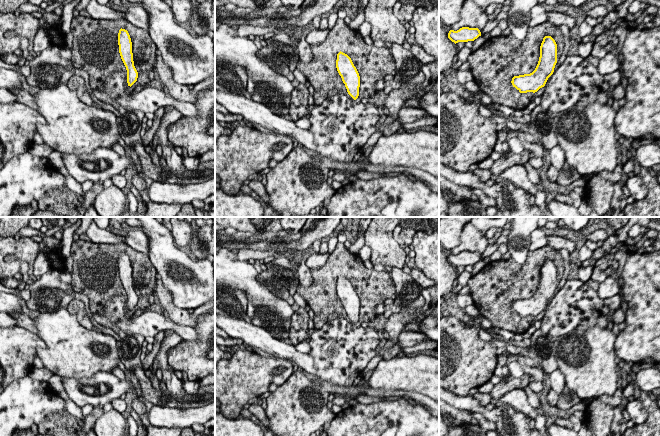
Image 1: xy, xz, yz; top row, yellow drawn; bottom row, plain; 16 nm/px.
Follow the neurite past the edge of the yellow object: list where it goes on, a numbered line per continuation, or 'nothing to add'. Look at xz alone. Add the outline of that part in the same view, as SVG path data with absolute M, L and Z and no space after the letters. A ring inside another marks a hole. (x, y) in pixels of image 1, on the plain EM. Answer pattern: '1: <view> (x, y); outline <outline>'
nothing to add

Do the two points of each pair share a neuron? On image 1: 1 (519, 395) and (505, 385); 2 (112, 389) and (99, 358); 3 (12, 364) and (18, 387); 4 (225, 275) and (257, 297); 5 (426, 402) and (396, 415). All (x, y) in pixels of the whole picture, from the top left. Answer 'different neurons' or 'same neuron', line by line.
1: different neurons
2: different neurons
3: different neurons
4: same neuron
5: different neurons

